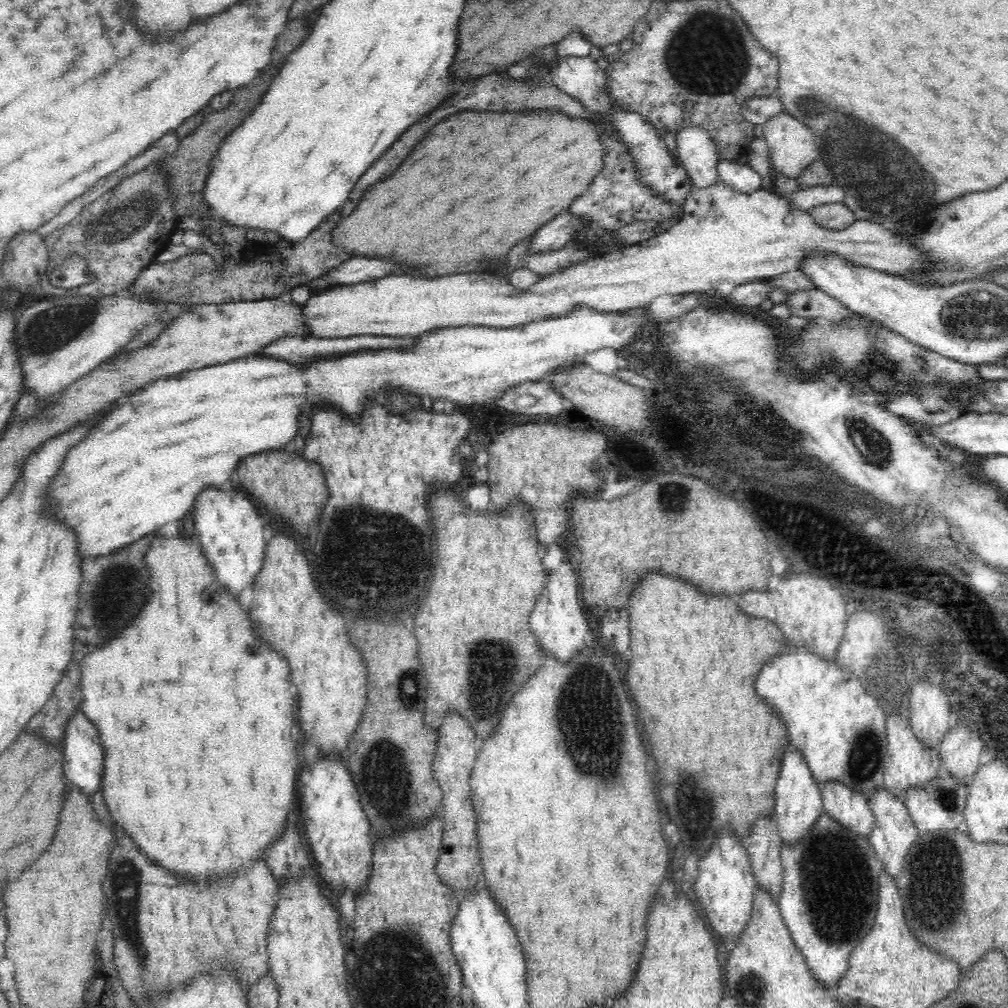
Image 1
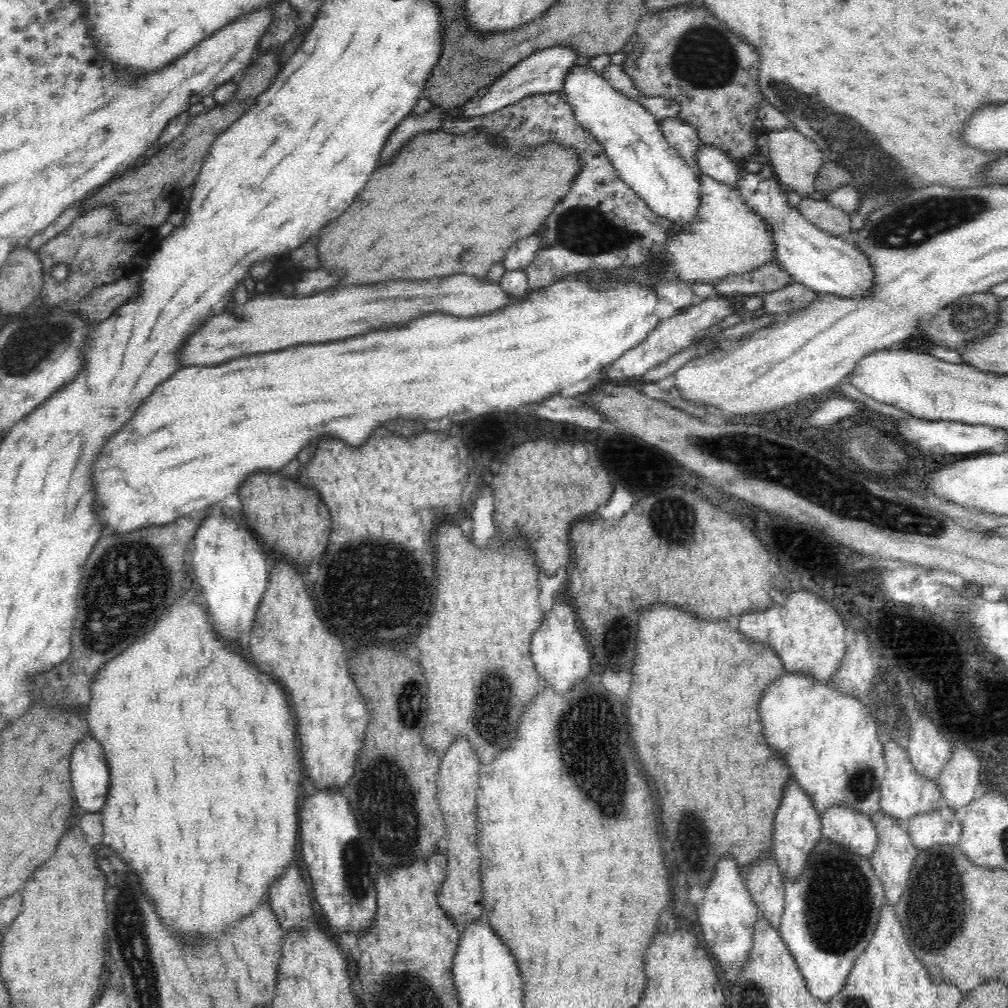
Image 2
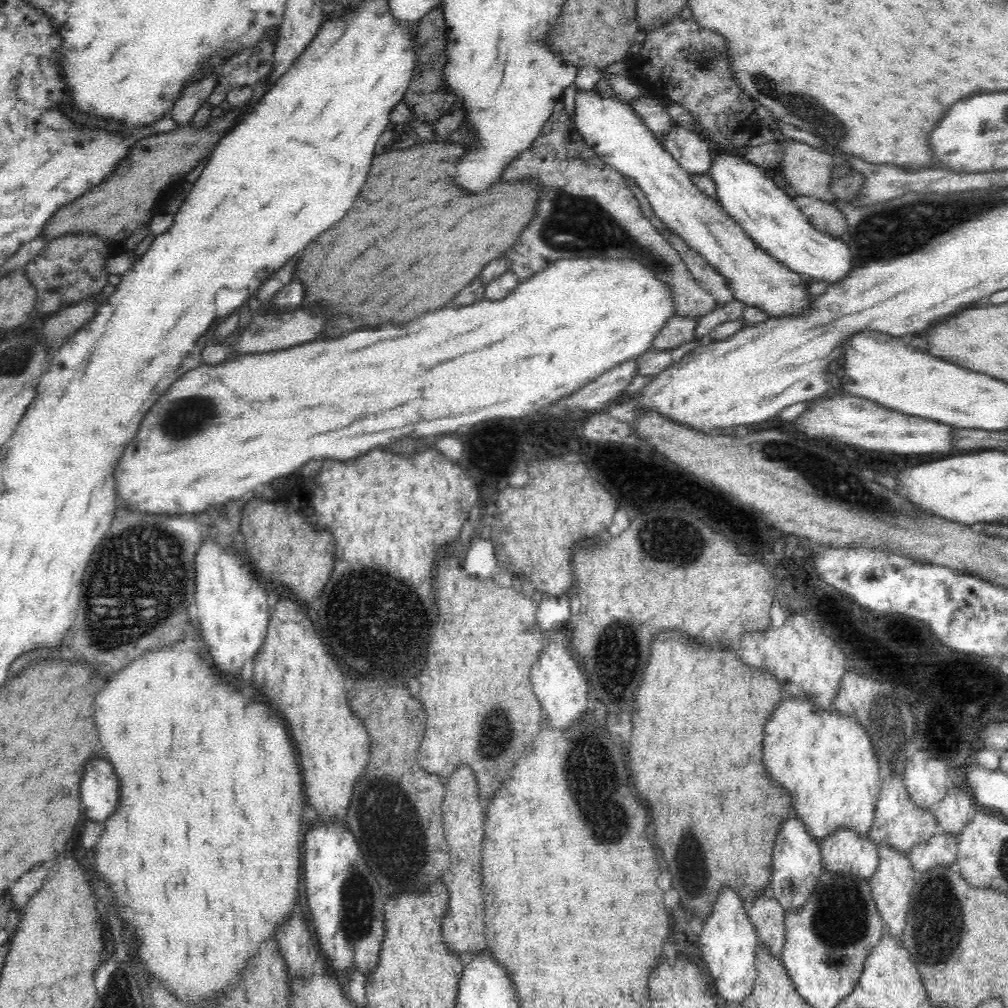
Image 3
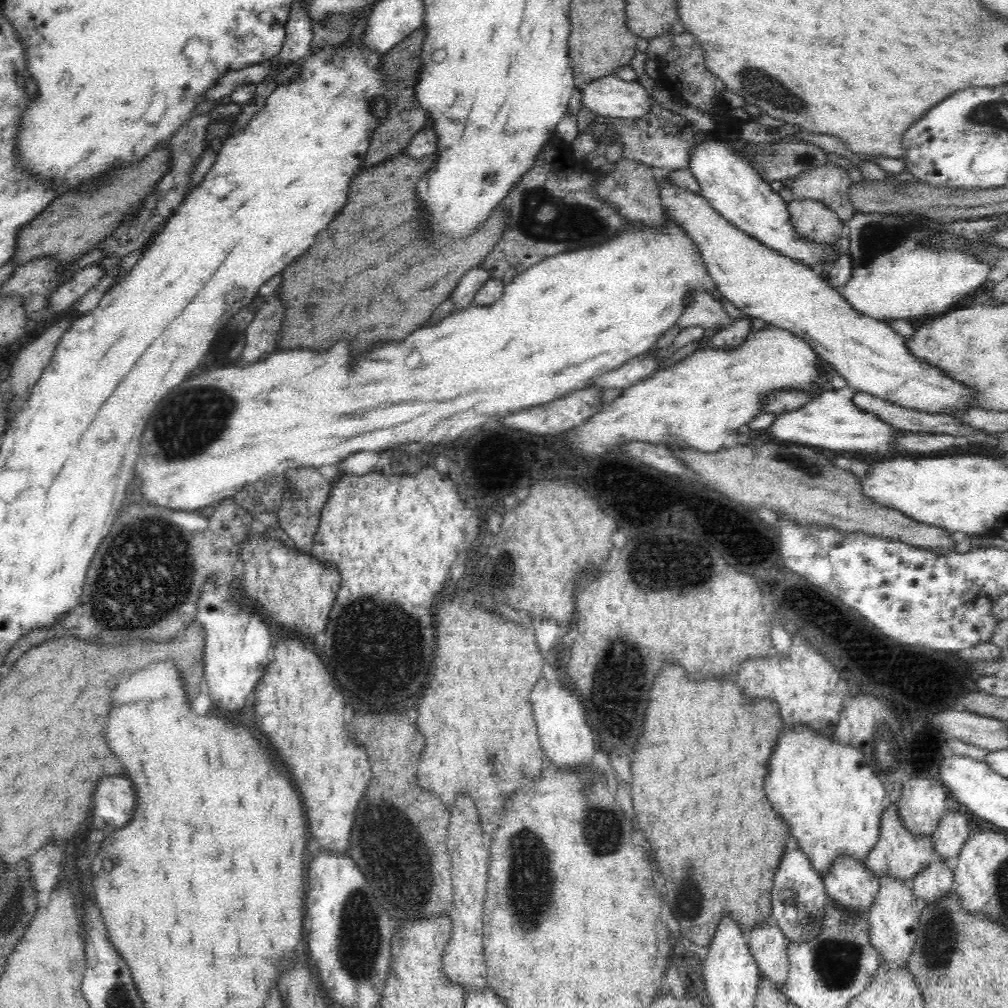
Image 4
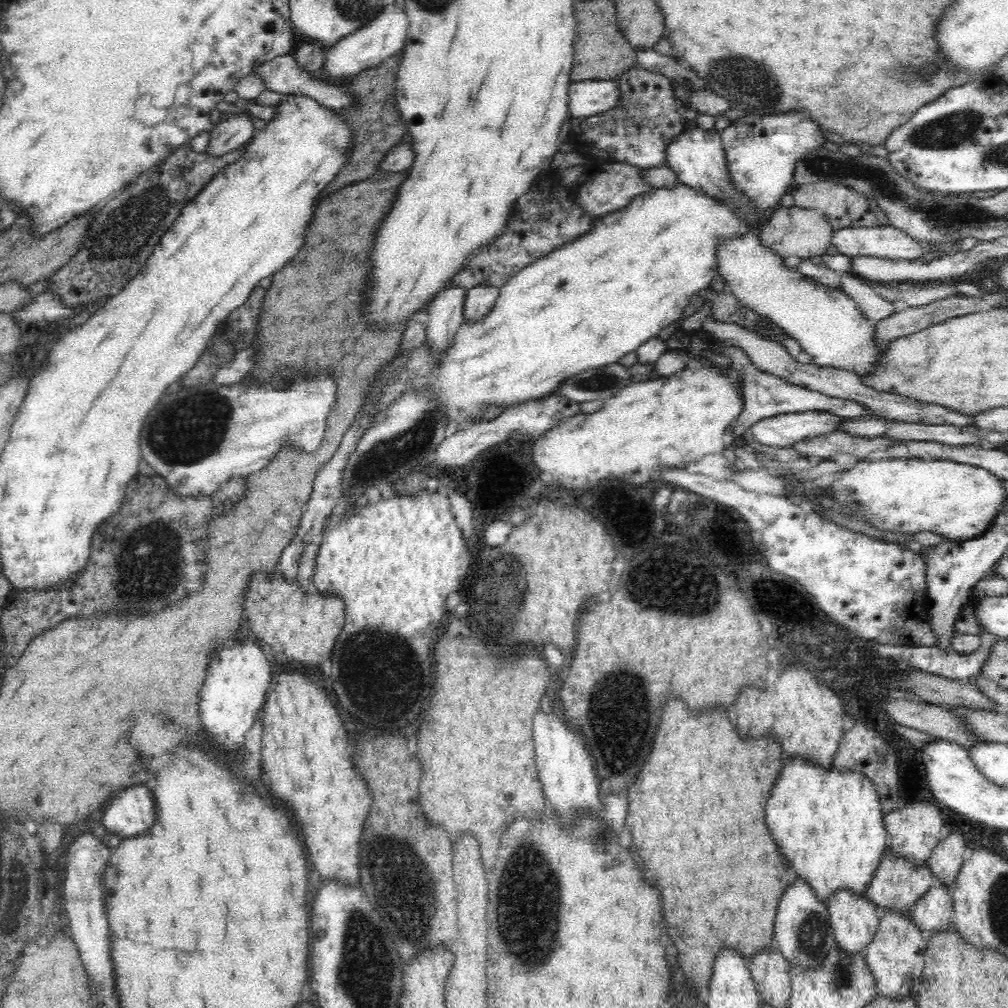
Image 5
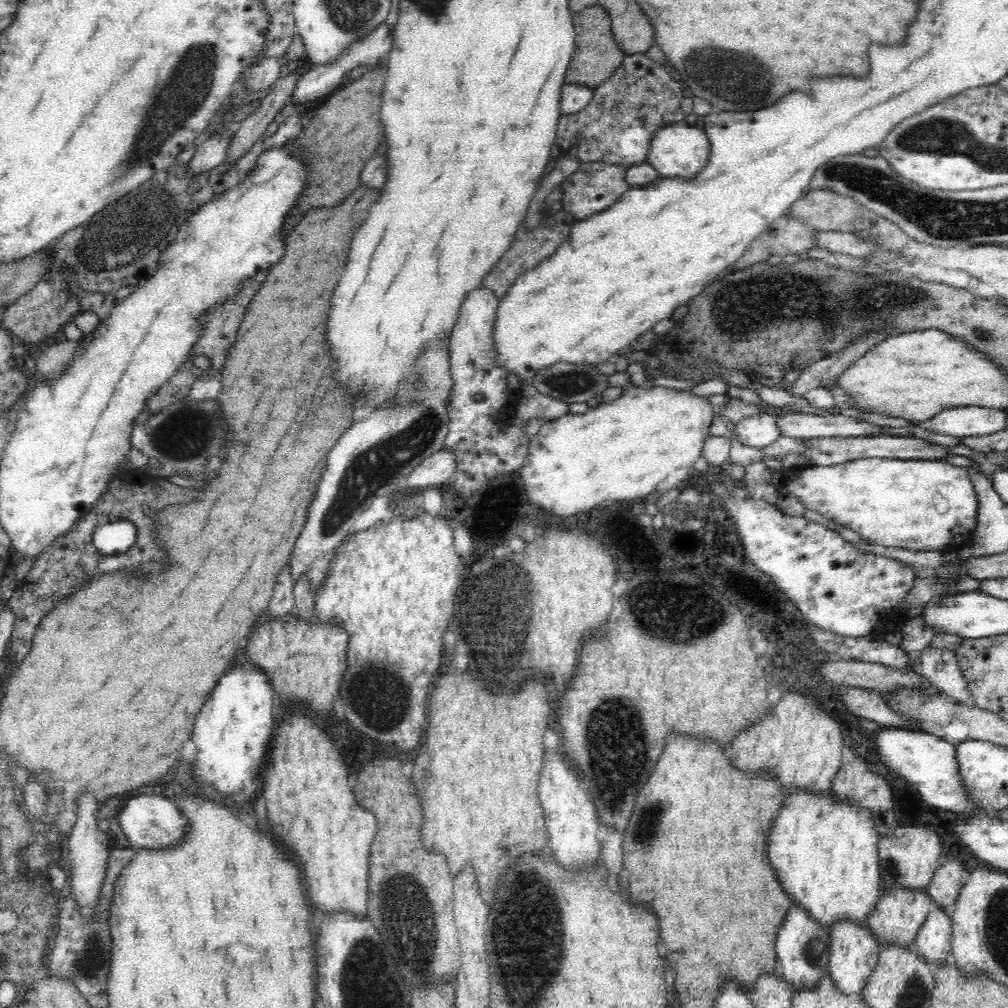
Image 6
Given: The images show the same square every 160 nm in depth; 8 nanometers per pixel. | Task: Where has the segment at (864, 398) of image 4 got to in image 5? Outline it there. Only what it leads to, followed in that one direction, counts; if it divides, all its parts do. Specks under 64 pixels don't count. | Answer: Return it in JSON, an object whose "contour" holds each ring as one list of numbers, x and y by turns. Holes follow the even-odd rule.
{"contour":[[729,347,728,356,732,359,734,371,740,377,740,383,743,386,743,411,739,414,734,422,731,422,733,440,736,444,741,443,743,433,749,431,752,424,756,424,758,420,770,418,778,414,803,413,804,411,827,411,836,414,840,418,858,418,858,416,870,416,870,411,866,411,860,403,852,400,842,400,832,398,822,394,802,388,801,386,788,383,780,377,770,373,762,372,753,365,748,356,738,347]]}

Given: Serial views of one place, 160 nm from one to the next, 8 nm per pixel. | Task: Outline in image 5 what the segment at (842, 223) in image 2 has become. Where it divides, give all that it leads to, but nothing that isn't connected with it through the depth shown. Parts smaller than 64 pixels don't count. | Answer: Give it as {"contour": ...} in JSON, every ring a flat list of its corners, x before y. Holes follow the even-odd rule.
{"contour":[[779,206,757,232,760,245,772,249,776,255,780,255,782,258,794,257,796,260,800,260,823,255,831,244,834,230,832,230,832,226,828,225,826,216,814,209]]}

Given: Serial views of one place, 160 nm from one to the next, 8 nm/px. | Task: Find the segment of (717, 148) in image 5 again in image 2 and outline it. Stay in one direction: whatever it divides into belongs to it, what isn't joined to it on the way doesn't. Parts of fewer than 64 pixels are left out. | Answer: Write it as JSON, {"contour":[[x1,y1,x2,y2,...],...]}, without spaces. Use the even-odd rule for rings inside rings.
{"contour":[[742,168,742,182,740,182,740,186,735,188,748,199,752,209,758,211,772,225,774,243,776,243,776,262,788,271,788,275,792,277,794,283,803,284,819,294,829,293,831,296,844,300,858,300,858,298,862,300,862,298,874,296,874,289,872,288,876,286,876,273,870,265,870,259,857,247,854,247,845,236,832,236,810,224,796,208,792,210,785,206,788,191,780,185,776,178,762,178,758,173,750,173]]}

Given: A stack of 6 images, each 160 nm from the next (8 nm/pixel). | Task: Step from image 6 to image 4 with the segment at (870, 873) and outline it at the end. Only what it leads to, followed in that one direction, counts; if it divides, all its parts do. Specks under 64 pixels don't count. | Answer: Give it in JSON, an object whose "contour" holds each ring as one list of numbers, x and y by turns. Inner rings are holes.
{"contour":[[784,726,779,740,770,758,764,792,784,814,793,844,804,852,822,880,838,857,865,862,880,838,880,818,888,797,874,769,856,747,842,745,808,726]]}

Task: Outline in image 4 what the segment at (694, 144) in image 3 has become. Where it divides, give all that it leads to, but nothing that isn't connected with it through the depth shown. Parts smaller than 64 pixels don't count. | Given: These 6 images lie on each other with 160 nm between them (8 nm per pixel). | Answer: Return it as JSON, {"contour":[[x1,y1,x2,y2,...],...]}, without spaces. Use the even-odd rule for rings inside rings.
{"contour":[[648,93,648,114,640,118,597,118,588,126,588,133,596,141,596,149,616,143,620,146,620,158,627,158,654,168,658,172,688,169,688,152,696,144,692,139,695,127,681,114,663,107]]}

